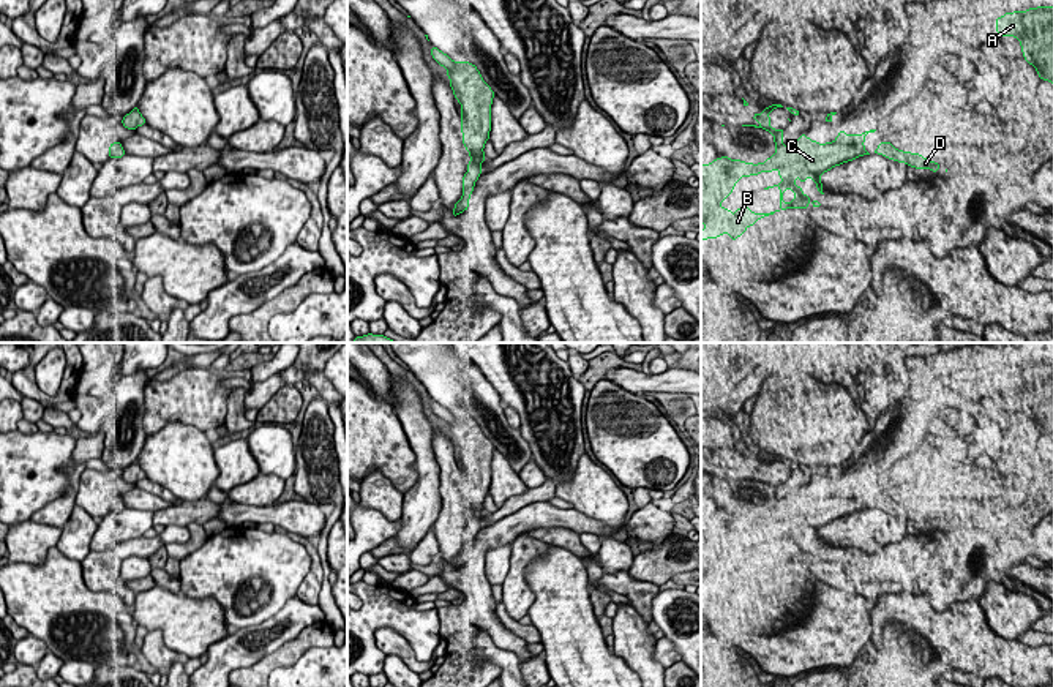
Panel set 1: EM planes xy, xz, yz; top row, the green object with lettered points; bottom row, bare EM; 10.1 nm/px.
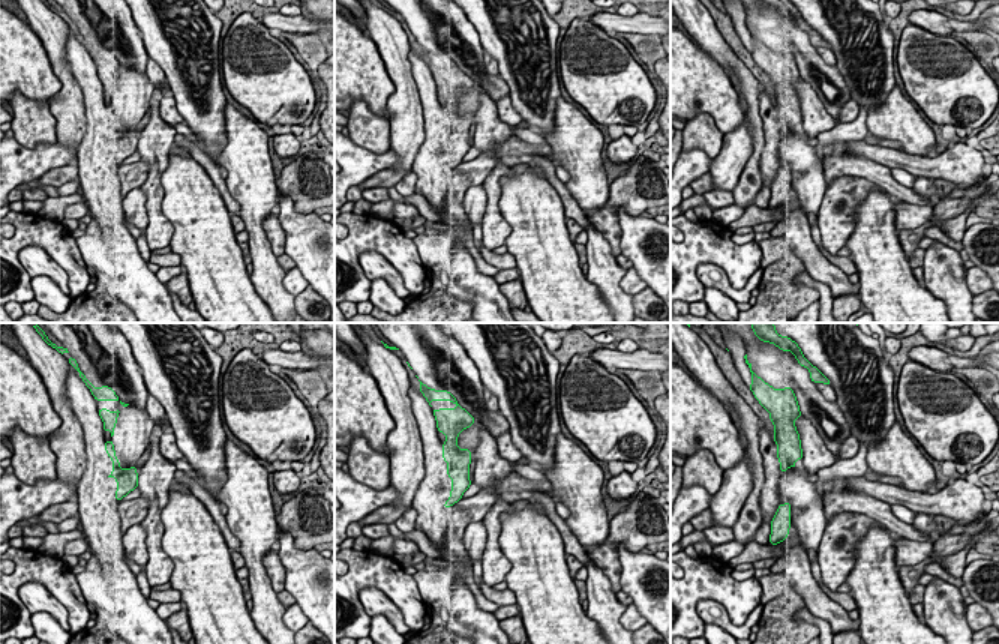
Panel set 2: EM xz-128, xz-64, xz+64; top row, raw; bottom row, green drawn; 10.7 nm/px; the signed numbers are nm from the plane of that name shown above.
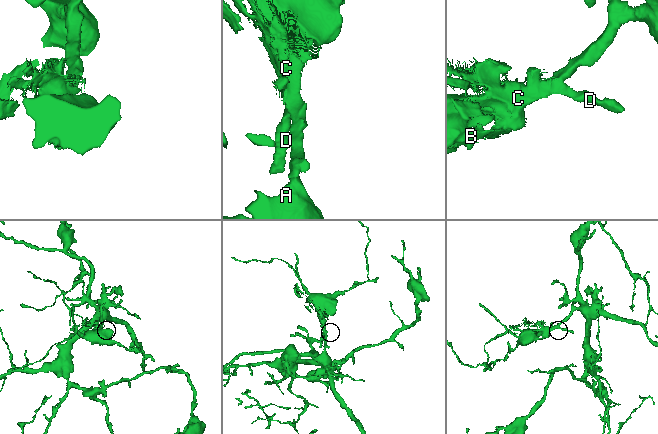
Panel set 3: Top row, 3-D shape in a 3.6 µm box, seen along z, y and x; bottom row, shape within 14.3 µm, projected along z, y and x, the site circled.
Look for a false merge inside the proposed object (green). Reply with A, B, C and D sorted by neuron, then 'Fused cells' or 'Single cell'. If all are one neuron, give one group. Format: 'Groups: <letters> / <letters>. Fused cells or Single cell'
Groups: A B C D. Single cell

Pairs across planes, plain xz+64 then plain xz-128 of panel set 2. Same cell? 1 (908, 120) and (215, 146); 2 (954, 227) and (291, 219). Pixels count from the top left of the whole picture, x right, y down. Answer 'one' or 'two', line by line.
1: two
2: two

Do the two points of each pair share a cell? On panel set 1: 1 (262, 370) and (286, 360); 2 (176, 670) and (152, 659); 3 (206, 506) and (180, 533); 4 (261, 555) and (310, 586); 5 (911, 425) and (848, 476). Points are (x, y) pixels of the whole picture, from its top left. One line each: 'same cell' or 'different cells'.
1: same cell
2: different cells
3: different cells
4: different cells
5: same cell

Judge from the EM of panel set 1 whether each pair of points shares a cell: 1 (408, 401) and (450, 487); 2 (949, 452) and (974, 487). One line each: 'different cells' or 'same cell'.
1: different cells
2: different cells

